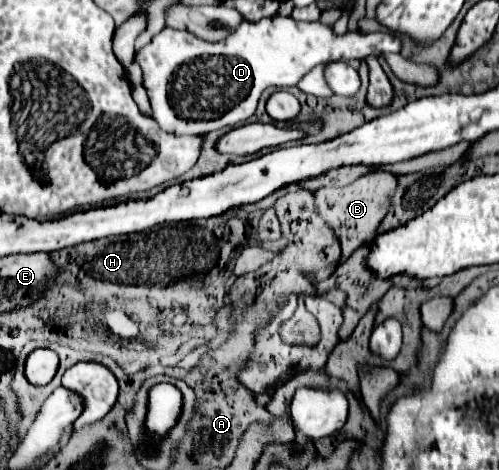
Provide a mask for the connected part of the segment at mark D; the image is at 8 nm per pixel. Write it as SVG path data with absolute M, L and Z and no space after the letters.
M271 17L271 19L261 19L261 21L243 21L229 39L221 43L209 43L201 41L189 31L177 31L171 27L165 27L161 35L153 37L149 45L145 45L137 59L143 69L143 79L145 79L145 89L151 101L153 109L153 119L159 123L159 127L167 133L177 133L177 135L201 135L207 131L223 129L223 127L233 127L243 121L247 121L259 103L259 97L263 89L267 87L293 87L299 83L299 79L311 71L315 65L327 63L327 61L345 61L345 59L363 59L365 55L379 55L379 53L399 53L401 51L401 39L395 37L393 33L369 33L369 35L359 35L347 31L345 35L337 35L333 27L313 21L295 21L291 17Z

